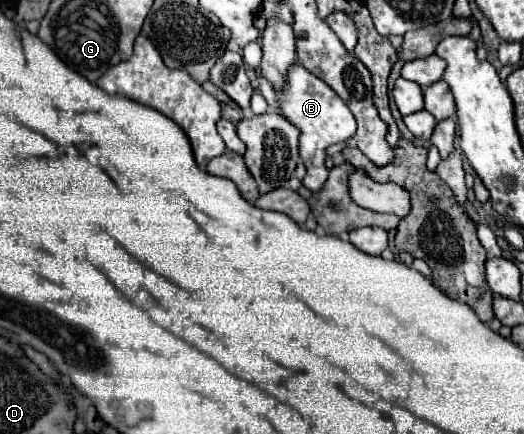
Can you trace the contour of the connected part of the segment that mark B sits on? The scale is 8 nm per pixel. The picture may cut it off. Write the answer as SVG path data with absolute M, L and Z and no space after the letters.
M295 61L289 67L285 85L283 89L275 91L275 97L279 103L281 115L301 131L299 155L307 167L303 185L309 191L319 191L327 181L327 173L329 173L329 169L325 167L327 149L355 135L355 117L351 115L349 107L337 97L337 93L331 87L327 87L327 83L323 83L319 77L311 75L311 71L305 71L305 67L299 61Z

